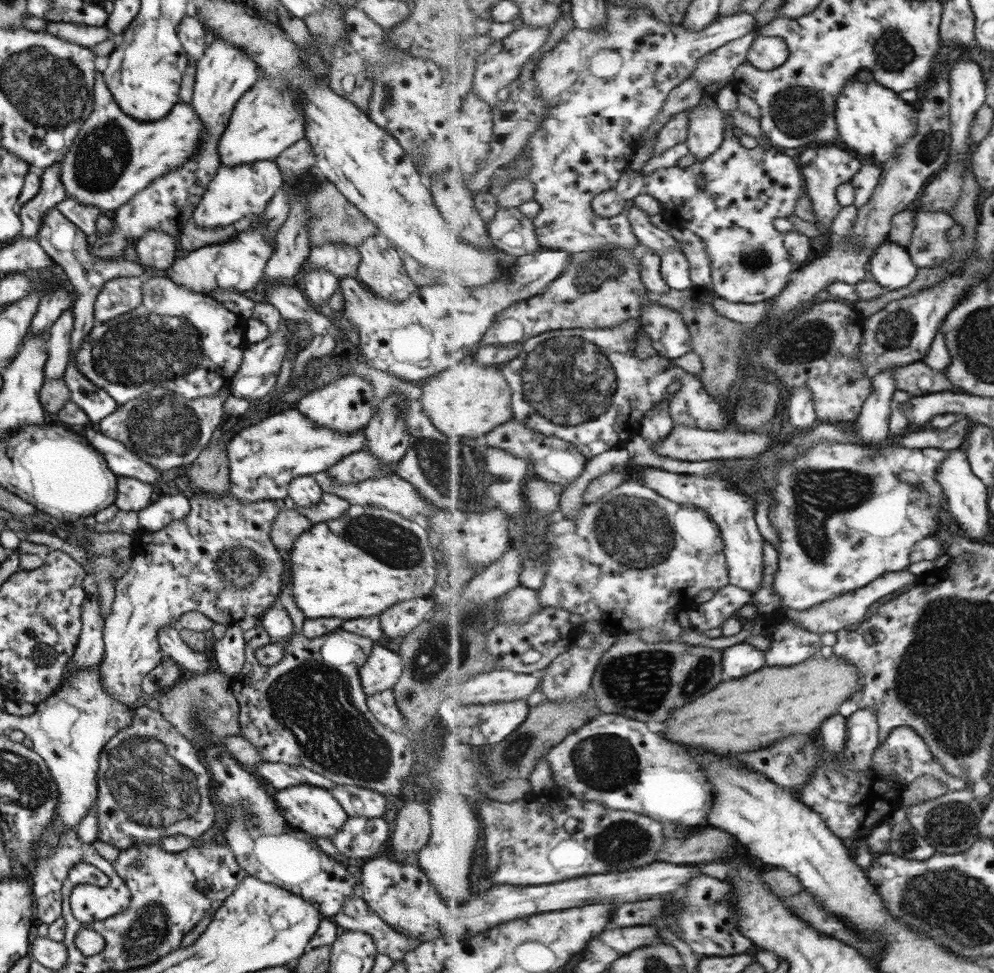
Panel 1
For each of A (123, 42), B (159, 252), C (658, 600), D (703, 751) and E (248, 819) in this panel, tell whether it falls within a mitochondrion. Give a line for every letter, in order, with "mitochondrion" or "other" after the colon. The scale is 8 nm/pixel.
A: other
B: other
C: other
D: other
E: mitochondrion

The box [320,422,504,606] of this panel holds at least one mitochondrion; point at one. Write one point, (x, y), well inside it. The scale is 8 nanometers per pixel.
(454, 470)

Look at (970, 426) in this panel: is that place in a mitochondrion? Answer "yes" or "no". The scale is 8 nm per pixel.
no

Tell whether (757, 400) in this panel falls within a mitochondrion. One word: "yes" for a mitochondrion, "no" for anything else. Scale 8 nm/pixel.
yes

